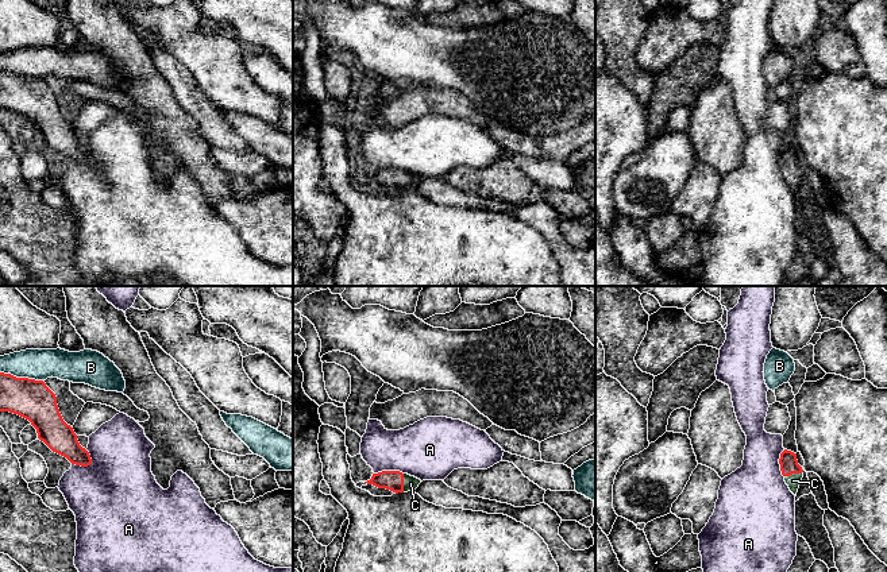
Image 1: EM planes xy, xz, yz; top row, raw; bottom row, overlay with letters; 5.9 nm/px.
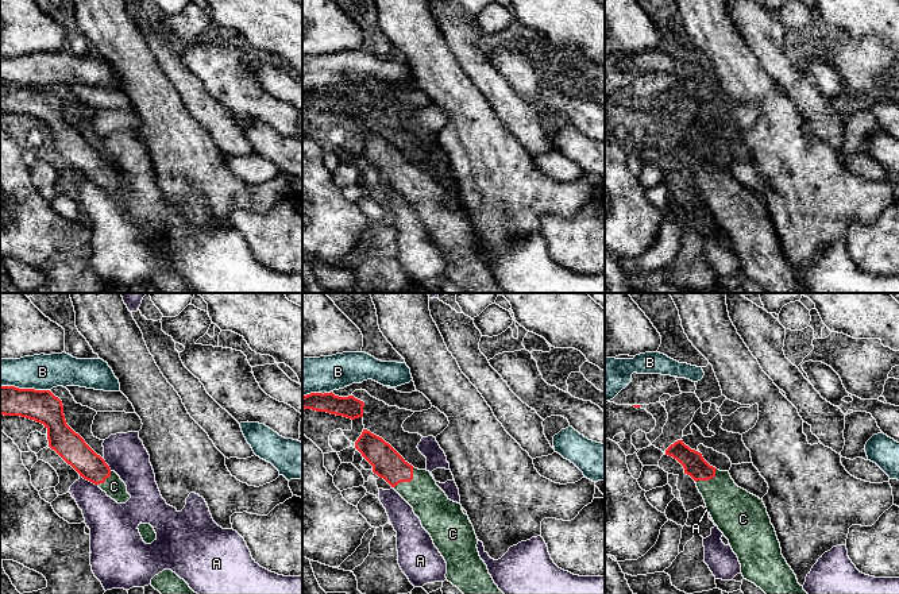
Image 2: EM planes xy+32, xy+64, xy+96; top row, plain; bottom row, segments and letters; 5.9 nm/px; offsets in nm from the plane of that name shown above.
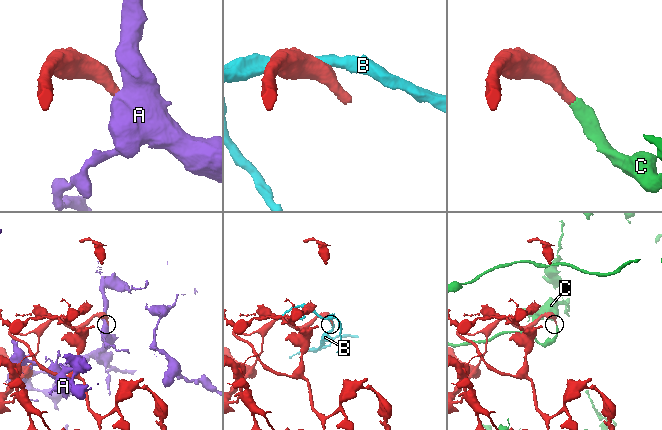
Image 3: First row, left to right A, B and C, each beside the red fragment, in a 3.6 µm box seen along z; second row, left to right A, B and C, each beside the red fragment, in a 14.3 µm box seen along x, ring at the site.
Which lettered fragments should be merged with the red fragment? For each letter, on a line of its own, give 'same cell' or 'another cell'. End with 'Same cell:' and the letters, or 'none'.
A: another cell
B: another cell
C: same cell
Same cell: C

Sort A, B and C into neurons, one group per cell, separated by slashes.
A / B / C

